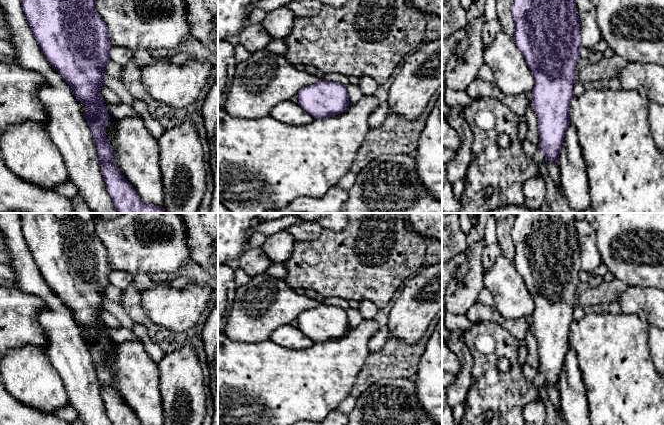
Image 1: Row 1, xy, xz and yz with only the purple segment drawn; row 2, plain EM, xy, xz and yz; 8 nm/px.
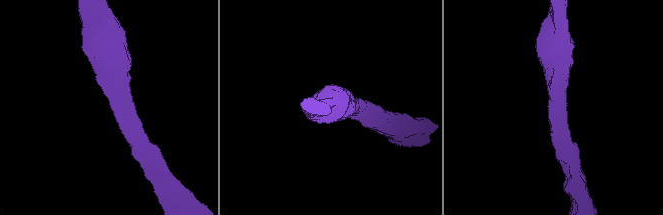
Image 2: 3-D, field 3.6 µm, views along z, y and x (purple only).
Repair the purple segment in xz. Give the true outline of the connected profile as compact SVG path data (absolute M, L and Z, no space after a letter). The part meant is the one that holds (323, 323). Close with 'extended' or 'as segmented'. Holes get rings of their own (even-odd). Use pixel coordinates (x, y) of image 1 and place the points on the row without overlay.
M323 303L305 310L297 320L299 330L315 343L341 338L349 329L346 310Z; as segmented

